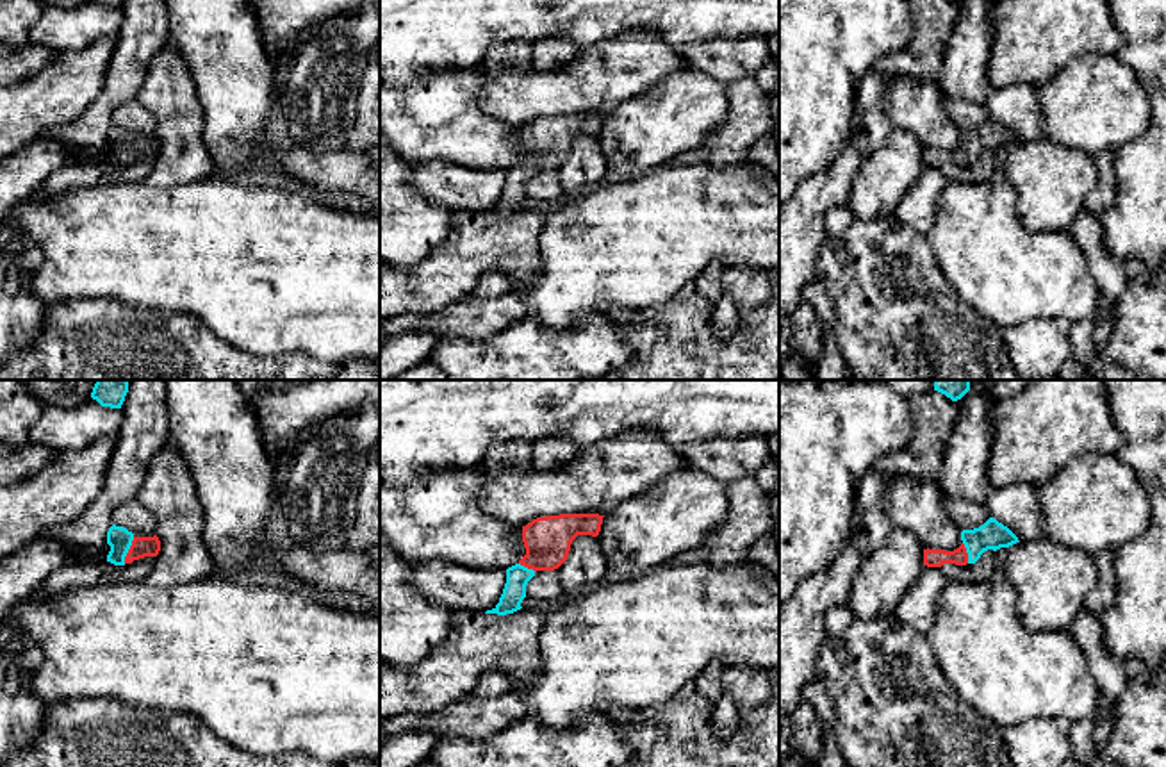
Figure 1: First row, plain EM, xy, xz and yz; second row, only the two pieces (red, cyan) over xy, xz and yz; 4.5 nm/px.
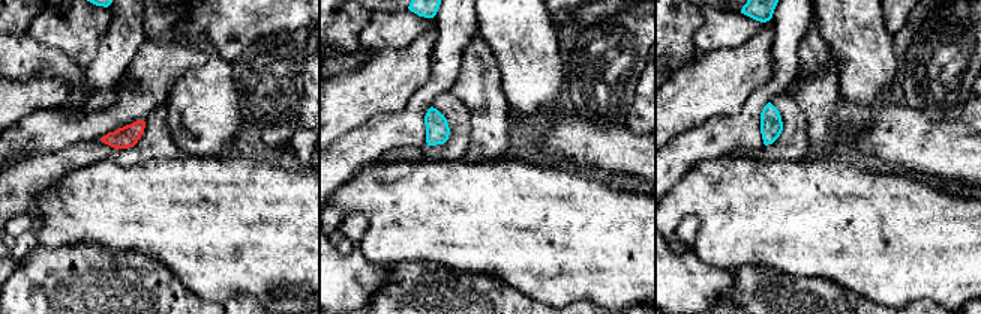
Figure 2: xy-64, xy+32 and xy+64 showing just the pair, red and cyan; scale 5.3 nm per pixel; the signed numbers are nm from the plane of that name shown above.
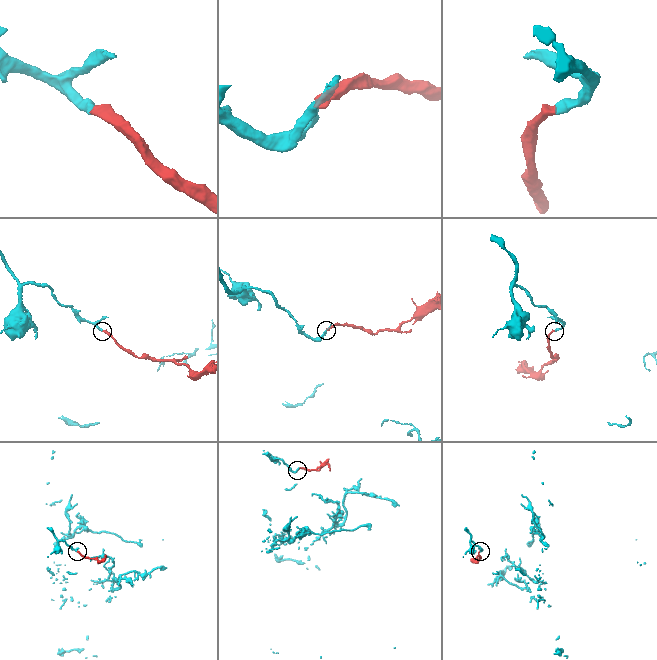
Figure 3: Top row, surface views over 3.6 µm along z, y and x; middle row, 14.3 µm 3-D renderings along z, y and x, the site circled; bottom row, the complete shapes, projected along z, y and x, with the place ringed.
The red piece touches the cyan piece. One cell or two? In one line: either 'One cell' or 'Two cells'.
One cell

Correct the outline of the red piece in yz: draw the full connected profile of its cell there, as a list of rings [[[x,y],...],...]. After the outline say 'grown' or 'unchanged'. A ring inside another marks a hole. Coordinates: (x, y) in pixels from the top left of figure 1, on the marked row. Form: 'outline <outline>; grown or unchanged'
outline [[[989,517],[982,526],[961,532],[963,544],[954,551],[924,549],[924,565],[941,567],[943,564],[966,565],[975,564],[988,549],[1009,548],[1018,537],[1002,523]]]; grown

